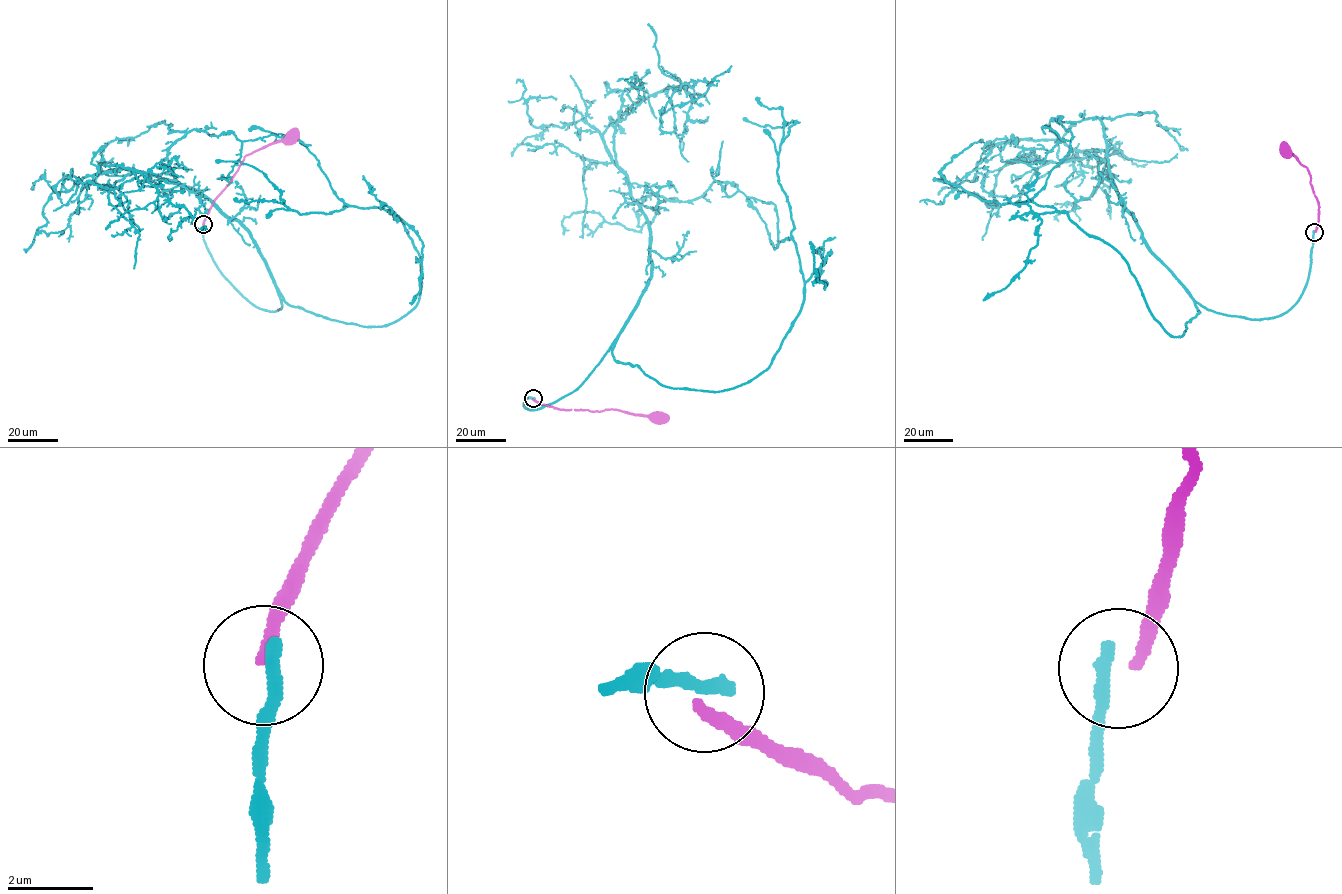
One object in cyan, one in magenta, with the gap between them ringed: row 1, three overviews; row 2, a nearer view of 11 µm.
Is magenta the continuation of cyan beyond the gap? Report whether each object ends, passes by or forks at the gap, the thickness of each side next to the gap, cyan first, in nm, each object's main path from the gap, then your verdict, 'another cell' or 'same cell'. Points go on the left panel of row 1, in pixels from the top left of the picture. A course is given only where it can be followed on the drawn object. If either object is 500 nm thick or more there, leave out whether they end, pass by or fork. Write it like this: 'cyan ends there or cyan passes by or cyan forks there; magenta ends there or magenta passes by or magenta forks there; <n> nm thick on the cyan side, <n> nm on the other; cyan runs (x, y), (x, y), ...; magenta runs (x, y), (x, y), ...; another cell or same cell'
cyan ends there; magenta ends there; 380 nm thick on the cyan side, 260 nm on the other; cyan runs (203, 224), (258, 308), (386, 326), (418, 302), (391, 210), (300, 214), (262, 171), (215, 161); magenta runs (202, 224), (216, 197), (229, 183), (245, 155), (293, 138); another cell

